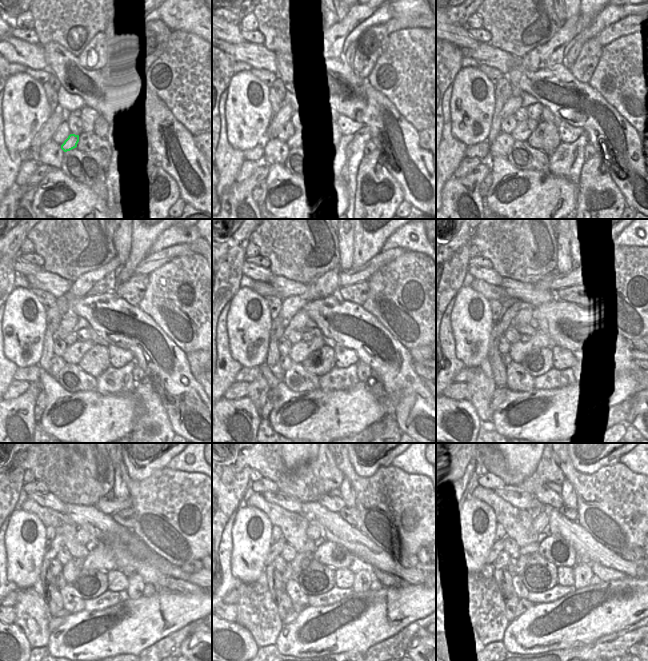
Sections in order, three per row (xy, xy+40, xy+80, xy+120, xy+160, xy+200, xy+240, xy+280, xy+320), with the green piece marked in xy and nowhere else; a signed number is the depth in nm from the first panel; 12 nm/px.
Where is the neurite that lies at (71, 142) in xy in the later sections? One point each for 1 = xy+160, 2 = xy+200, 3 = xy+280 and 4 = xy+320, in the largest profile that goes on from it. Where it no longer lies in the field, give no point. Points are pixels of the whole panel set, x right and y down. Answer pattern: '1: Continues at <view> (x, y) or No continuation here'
1: Continues at xy+160 (299, 352)
2: Continues at xy+200 (540, 339)
3: Continues at xy+280 (331, 554)
4: Continues at xy+320 (554, 548)

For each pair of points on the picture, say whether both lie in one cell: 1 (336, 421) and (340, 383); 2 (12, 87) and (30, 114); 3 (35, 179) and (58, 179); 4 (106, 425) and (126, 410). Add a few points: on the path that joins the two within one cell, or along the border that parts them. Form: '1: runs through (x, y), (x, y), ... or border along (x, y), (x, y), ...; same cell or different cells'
1: border along (359, 381), (347, 389), (320, 389); different cells
2: runs through (19, 94), (24, 99), (25, 107); same cell
3: border along (53, 168), (37, 185); different cells
4: runs through (111, 420), (121, 410); same cell

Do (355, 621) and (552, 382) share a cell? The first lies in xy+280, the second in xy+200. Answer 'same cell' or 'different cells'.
different cells

